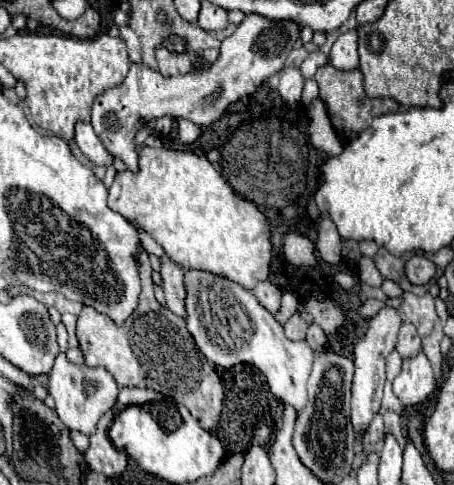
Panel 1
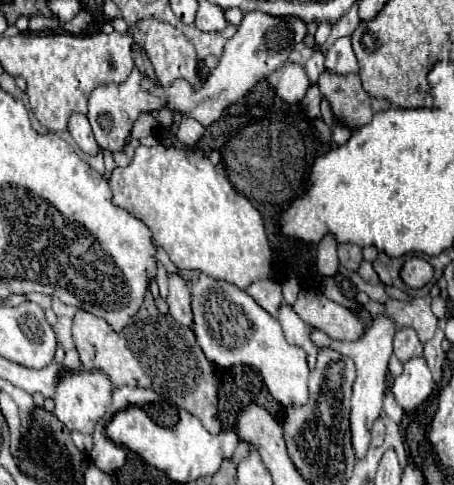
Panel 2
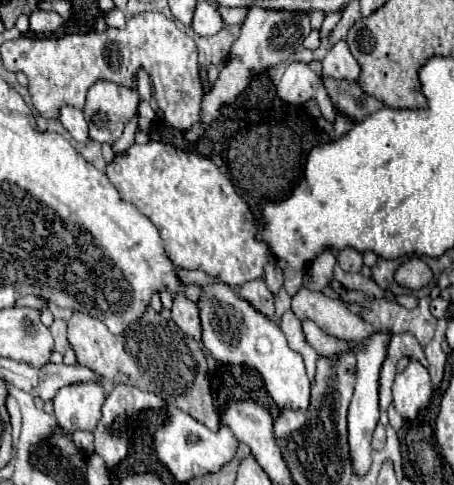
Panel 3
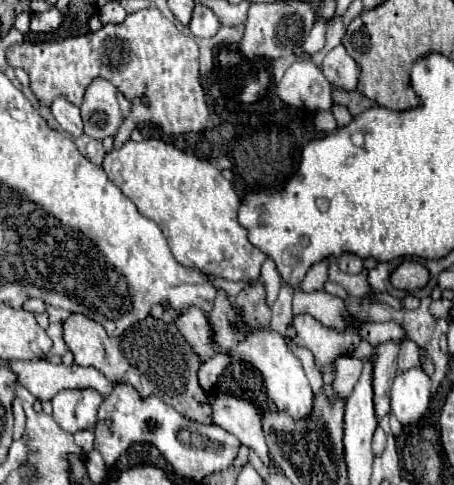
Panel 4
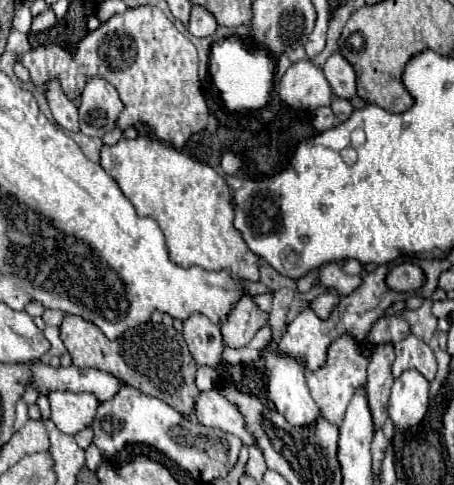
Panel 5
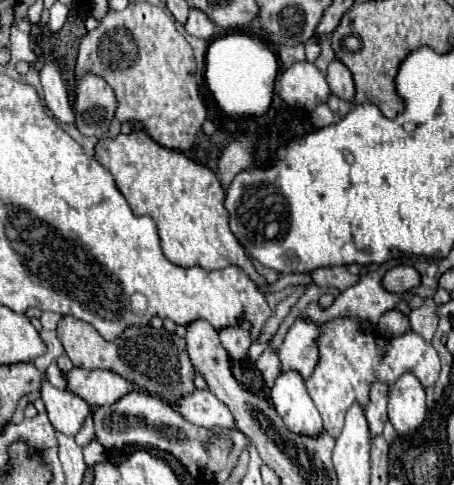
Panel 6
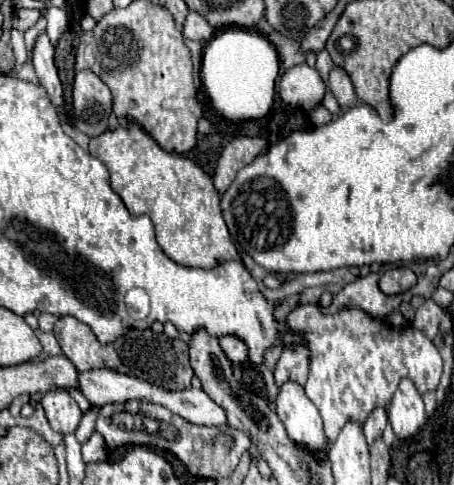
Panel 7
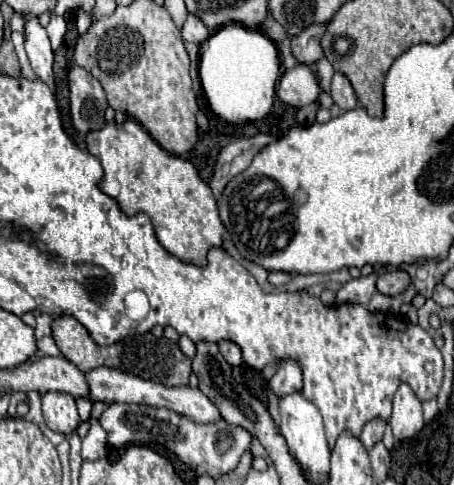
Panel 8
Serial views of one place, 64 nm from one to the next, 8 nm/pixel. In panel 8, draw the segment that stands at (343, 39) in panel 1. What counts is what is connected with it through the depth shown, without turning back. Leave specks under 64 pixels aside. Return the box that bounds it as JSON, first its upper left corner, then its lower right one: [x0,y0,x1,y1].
[330,72,358,110]

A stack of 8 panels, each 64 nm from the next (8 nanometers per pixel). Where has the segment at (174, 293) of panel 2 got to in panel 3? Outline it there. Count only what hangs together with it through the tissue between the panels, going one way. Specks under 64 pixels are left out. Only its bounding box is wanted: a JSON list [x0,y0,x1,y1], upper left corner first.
[172,292,200,340]

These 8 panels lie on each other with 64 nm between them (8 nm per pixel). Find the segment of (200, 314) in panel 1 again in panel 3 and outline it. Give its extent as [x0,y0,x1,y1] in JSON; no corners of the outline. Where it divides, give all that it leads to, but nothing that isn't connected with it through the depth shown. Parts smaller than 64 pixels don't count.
[196,282,310,410]

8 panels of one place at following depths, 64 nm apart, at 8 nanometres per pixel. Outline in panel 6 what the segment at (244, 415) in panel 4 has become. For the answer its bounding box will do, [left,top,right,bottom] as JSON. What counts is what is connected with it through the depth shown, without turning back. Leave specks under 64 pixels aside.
[178,390,236,430]

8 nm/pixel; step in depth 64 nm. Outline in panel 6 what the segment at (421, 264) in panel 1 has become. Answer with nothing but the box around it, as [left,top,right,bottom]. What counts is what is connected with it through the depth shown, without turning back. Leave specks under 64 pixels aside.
[382,264,420,292]

